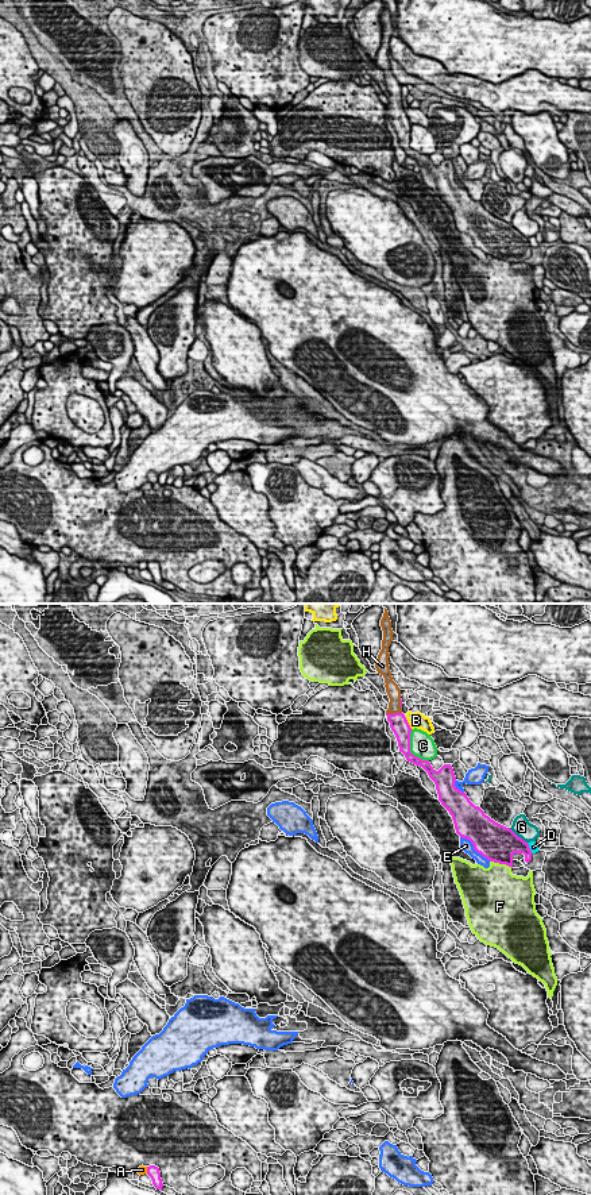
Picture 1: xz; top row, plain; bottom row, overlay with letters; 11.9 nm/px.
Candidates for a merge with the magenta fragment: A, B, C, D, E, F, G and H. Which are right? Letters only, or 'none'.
H

